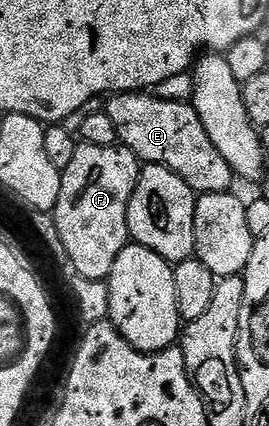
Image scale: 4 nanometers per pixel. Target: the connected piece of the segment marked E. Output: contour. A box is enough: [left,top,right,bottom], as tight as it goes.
[103,91,235,195]

